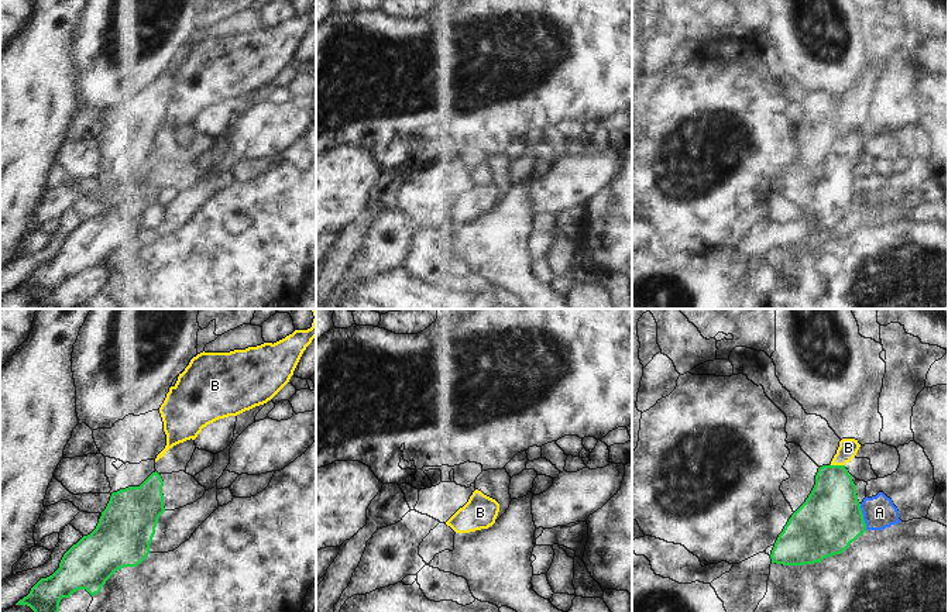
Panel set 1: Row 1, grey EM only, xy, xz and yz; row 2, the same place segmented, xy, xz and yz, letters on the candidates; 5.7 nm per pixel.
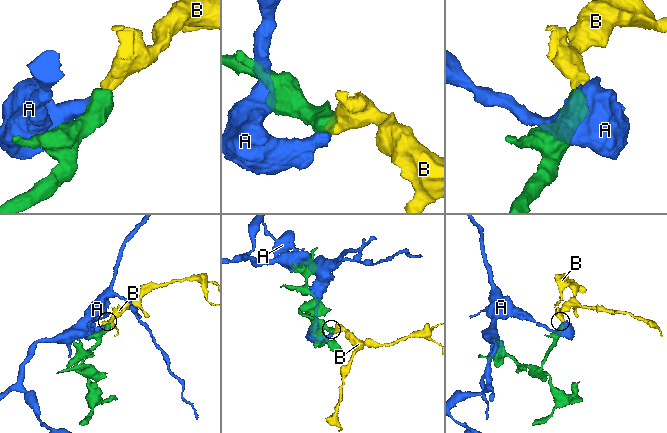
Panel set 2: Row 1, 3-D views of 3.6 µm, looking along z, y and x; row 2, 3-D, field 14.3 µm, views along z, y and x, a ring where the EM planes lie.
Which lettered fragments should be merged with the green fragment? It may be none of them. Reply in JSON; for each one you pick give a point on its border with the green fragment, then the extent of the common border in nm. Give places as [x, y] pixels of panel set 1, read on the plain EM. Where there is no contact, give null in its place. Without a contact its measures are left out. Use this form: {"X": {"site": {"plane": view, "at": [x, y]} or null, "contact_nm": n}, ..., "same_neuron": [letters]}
{"B": {"site": {"plane": "yz", "at": [837, 150]}, "contact_nm": 90}, "same_neuron": ["B"]}

